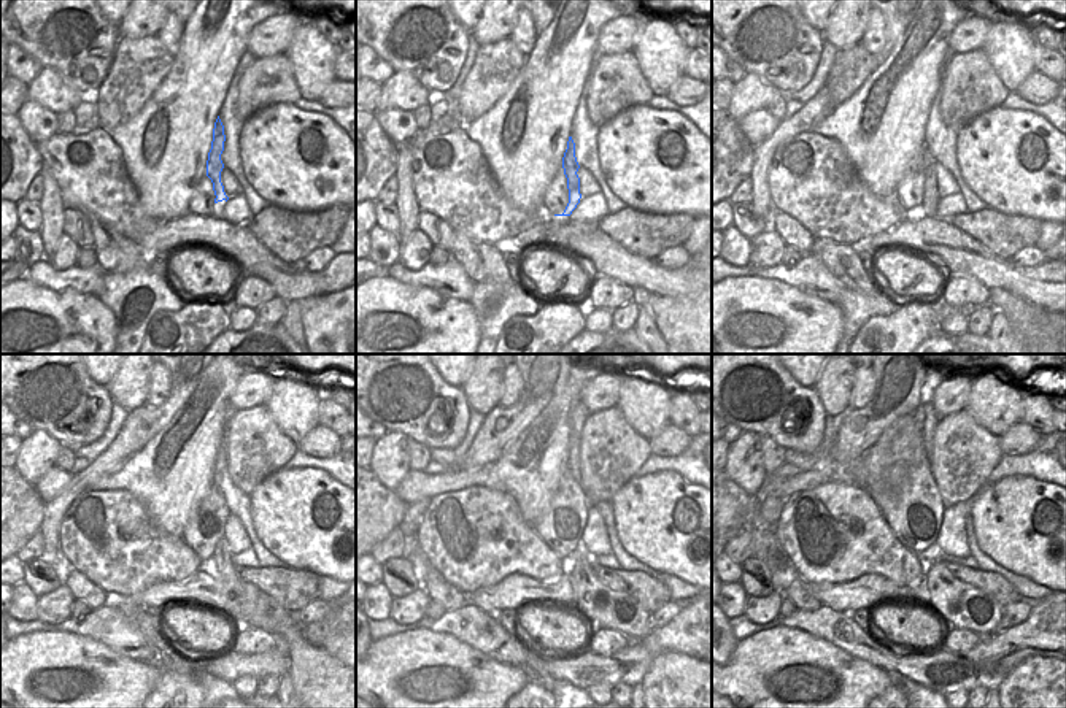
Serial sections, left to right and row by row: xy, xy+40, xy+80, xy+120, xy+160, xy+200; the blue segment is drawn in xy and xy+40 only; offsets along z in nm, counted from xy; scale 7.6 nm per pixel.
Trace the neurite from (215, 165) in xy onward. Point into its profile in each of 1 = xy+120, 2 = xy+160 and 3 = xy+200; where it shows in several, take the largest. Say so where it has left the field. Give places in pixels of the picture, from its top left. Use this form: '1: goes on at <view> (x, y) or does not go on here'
1: goes on at xy+120 (220, 565)
2: goes on at xy+160 (602, 607)
3: goes on at xy+200 (960, 605)

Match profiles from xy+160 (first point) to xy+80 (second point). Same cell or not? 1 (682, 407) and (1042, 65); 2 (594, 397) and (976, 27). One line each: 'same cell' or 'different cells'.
1: same cell
2: same cell

